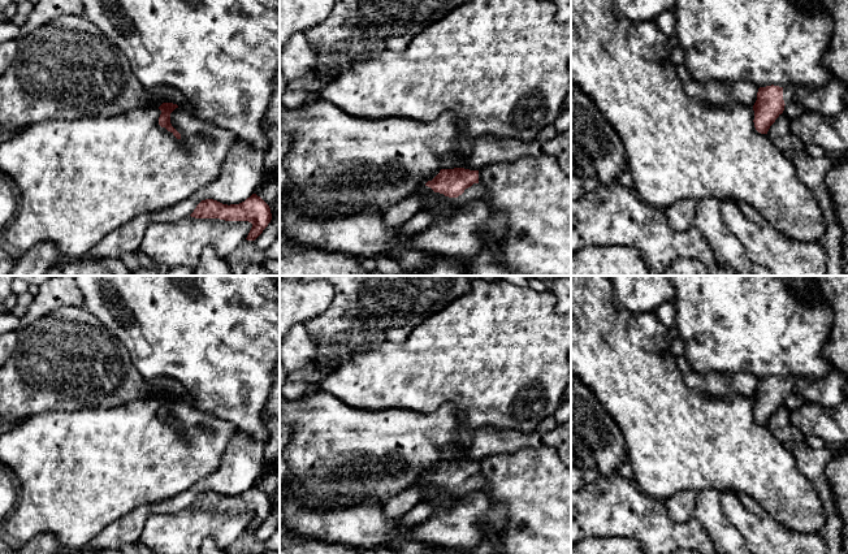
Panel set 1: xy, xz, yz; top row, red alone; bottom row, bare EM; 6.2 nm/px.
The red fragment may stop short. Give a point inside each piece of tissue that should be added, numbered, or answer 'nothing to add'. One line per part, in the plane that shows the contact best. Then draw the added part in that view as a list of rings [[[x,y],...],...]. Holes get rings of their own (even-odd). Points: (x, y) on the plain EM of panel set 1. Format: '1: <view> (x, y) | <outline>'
1: xz (476, 483) | [[[473,475],[471,479],[466,480],[464,484],[458,489],[445,488],[444,485],[434,484],[431,479],[424,477],[423,501],[431,501],[432,498],[434,498],[436,495],[438,495],[445,490],[451,490],[459,498],[462,498],[475,490],[485,490],[485,488],[486,488],[486,481],[480,475]]]

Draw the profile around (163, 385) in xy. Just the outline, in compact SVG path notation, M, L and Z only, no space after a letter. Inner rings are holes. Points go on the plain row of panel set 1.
M60 307L17 332L18 341L8 362L0 367L0 421L14 425L40 412L75 412L91 408L117 408L126 403L173 394L191 402L185 386L159 377L147 384L134 367L125 345L103 325L87 307Z

